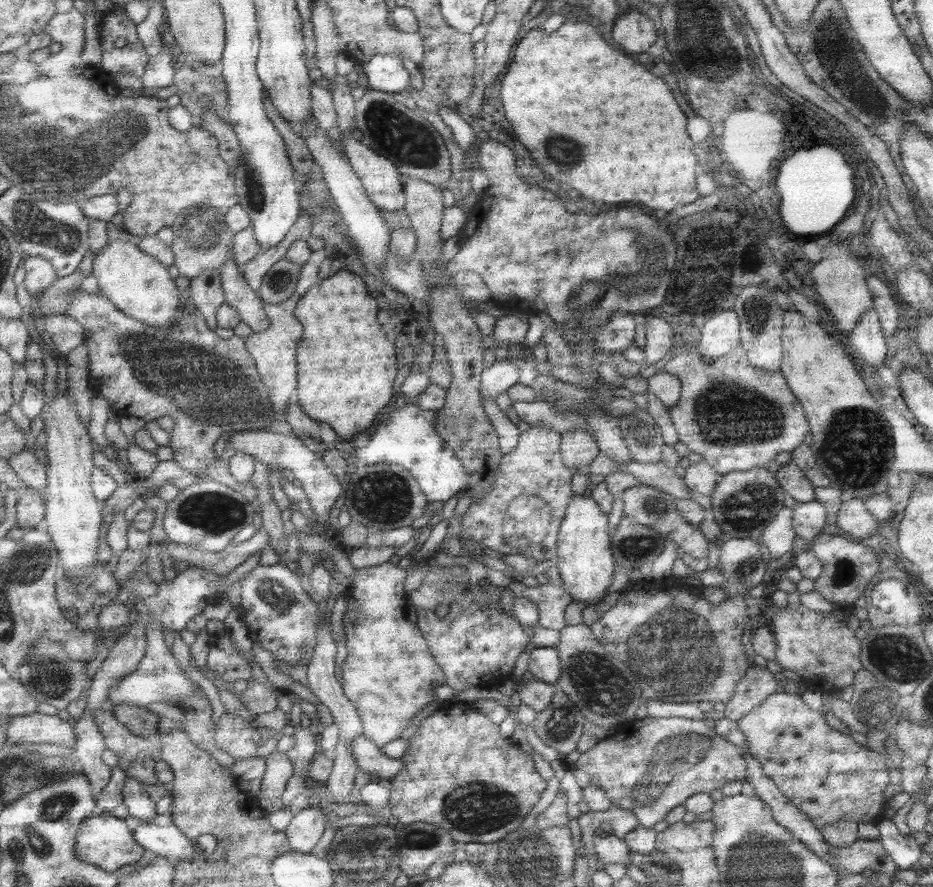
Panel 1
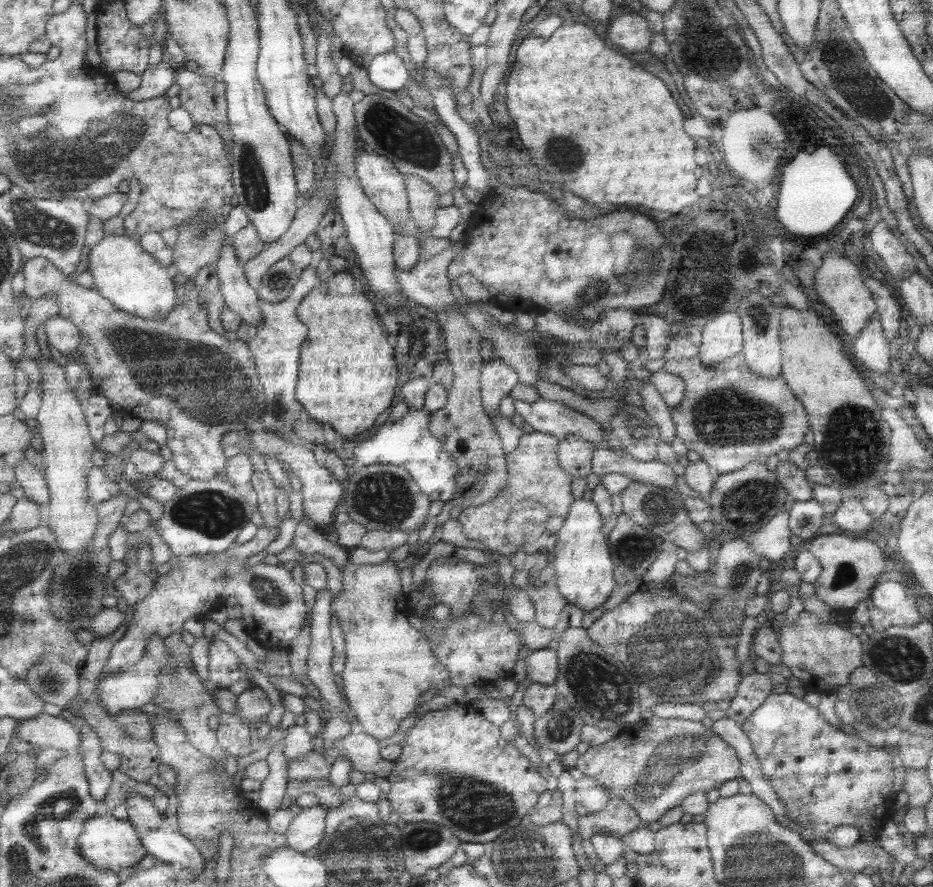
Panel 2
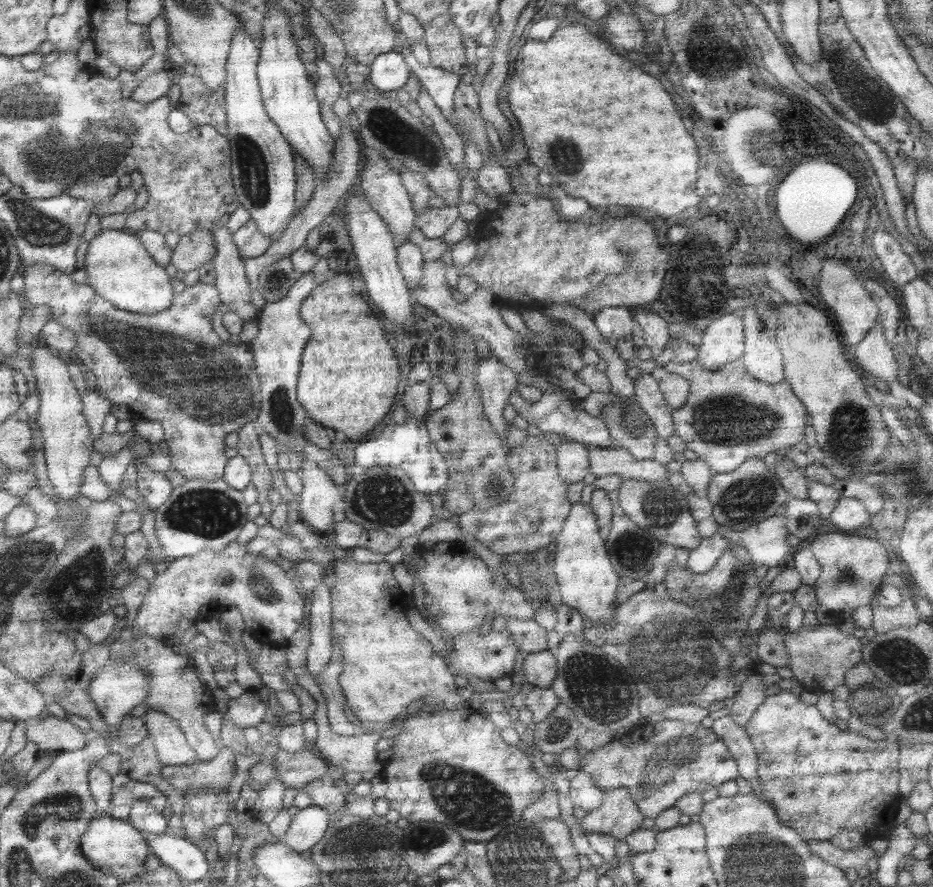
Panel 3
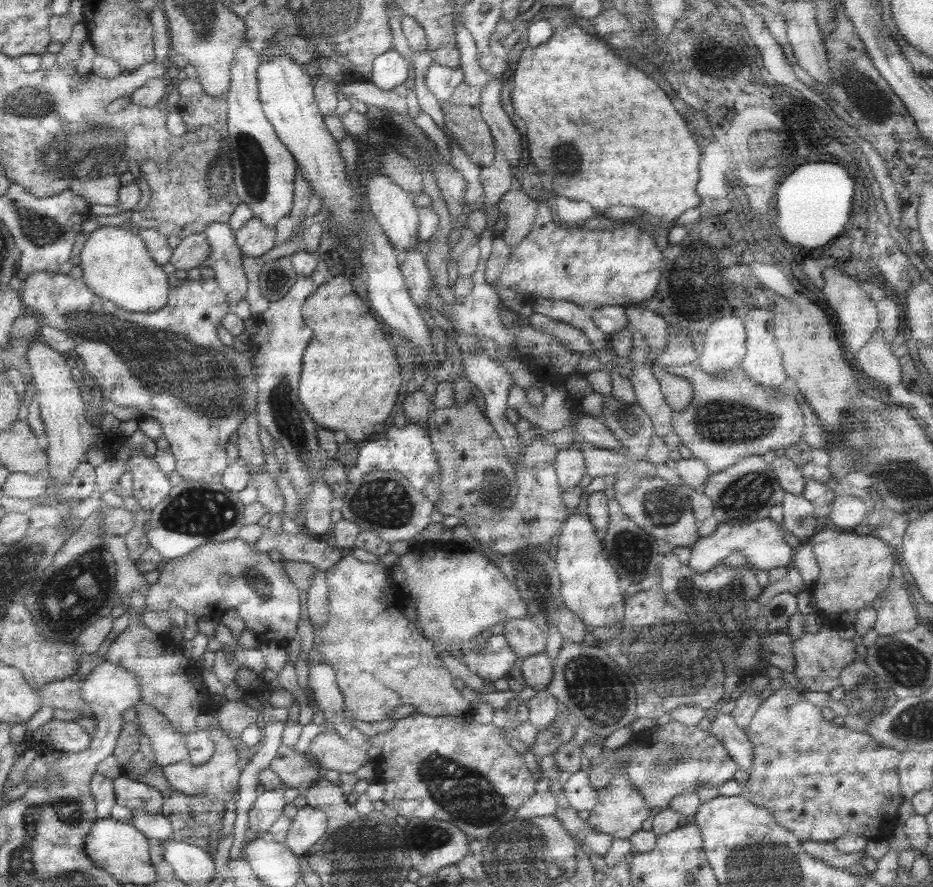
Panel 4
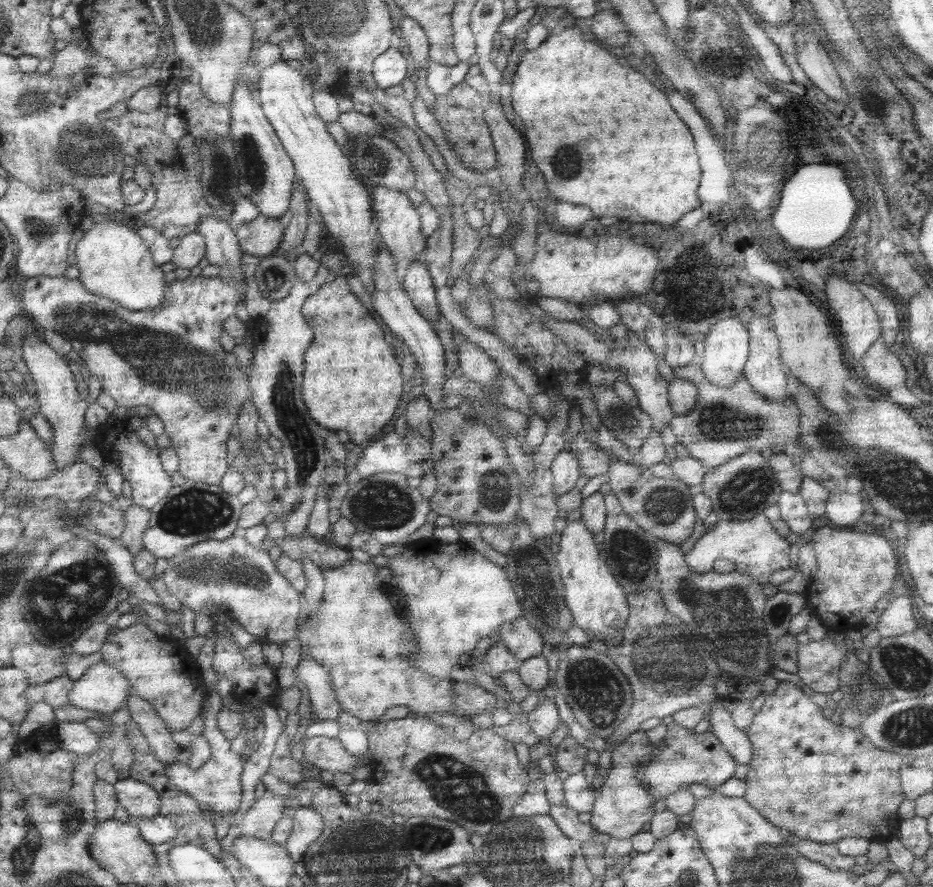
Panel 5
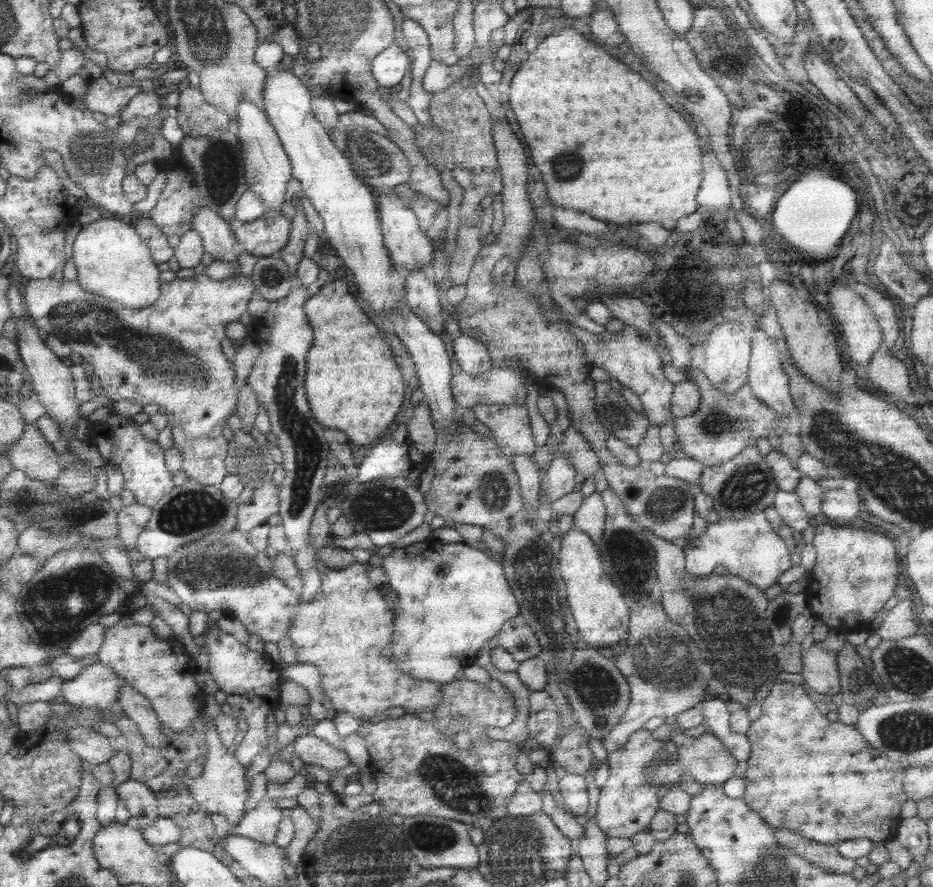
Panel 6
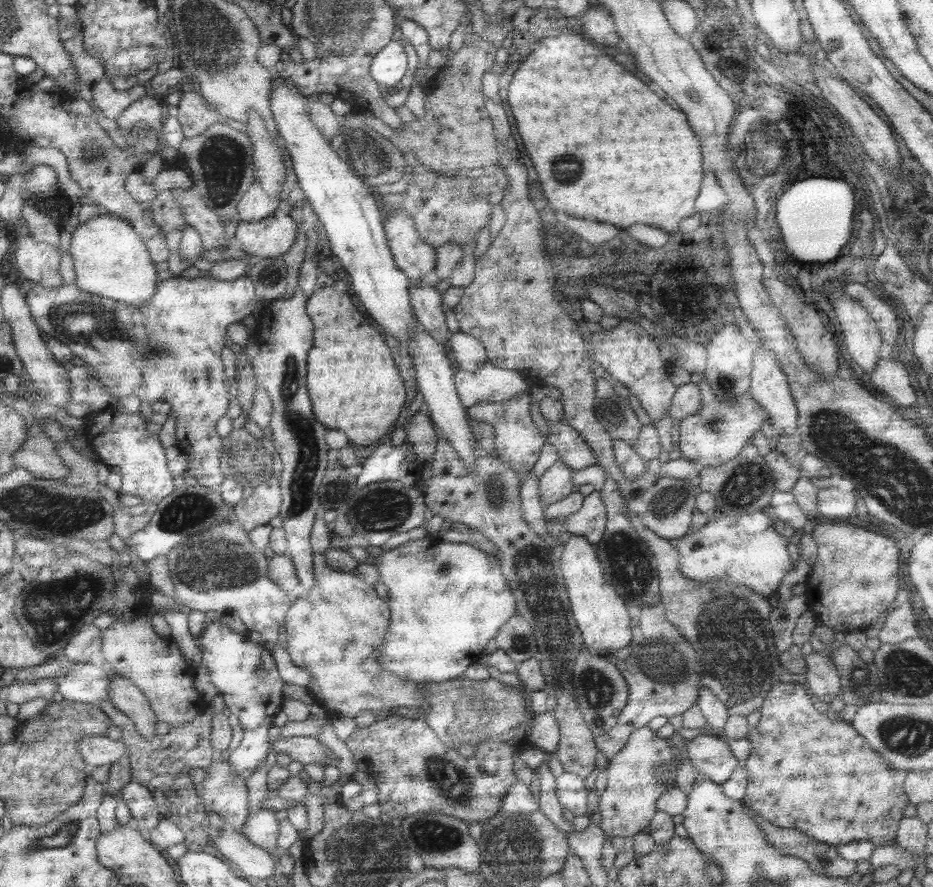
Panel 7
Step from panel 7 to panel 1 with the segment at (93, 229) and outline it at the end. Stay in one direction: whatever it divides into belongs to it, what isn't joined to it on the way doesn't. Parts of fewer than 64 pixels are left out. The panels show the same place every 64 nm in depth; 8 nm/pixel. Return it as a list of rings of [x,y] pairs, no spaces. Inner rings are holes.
[[[113,240],[103,248],[103,252],[95,254],[91,276],[97,278],[101,298],[105,298],[113,308],[131,320],[141,322],[149,328],[167,328],[181,310],[179,288],[175,286],[175,280],[171,280],[169,268],[161,266],[155,258],[139,252],[129,242]]]

